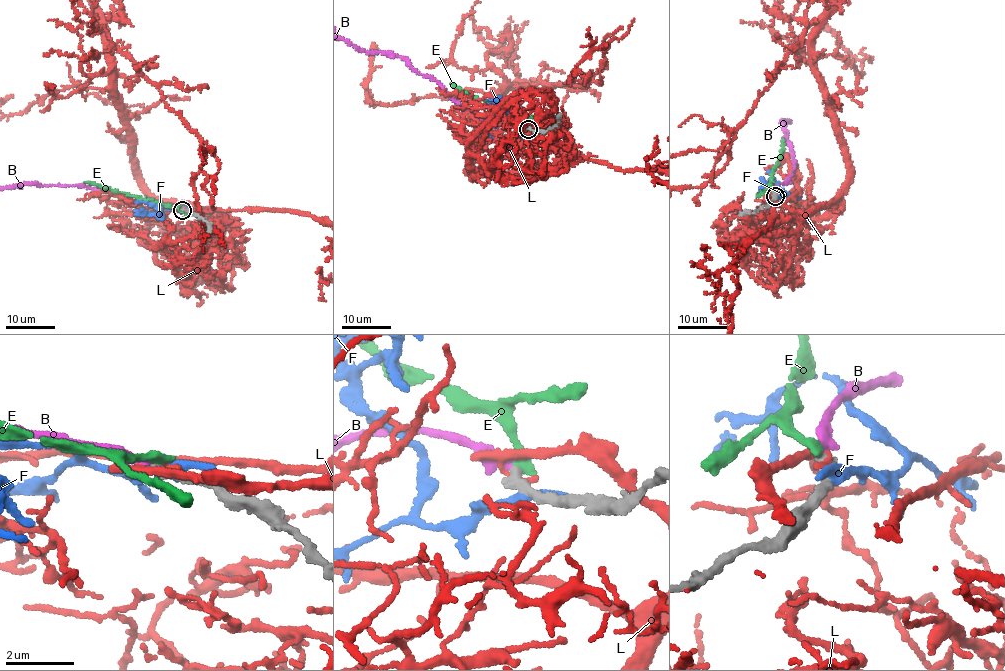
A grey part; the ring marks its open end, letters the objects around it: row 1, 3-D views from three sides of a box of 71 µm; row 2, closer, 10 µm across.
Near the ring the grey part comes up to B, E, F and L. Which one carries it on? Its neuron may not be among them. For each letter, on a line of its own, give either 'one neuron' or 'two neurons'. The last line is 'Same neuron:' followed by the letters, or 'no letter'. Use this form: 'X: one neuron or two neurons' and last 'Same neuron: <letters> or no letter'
B: two neurons
E: two neurons
F: two neurons
L: two neurons
Same neuron: no letter

